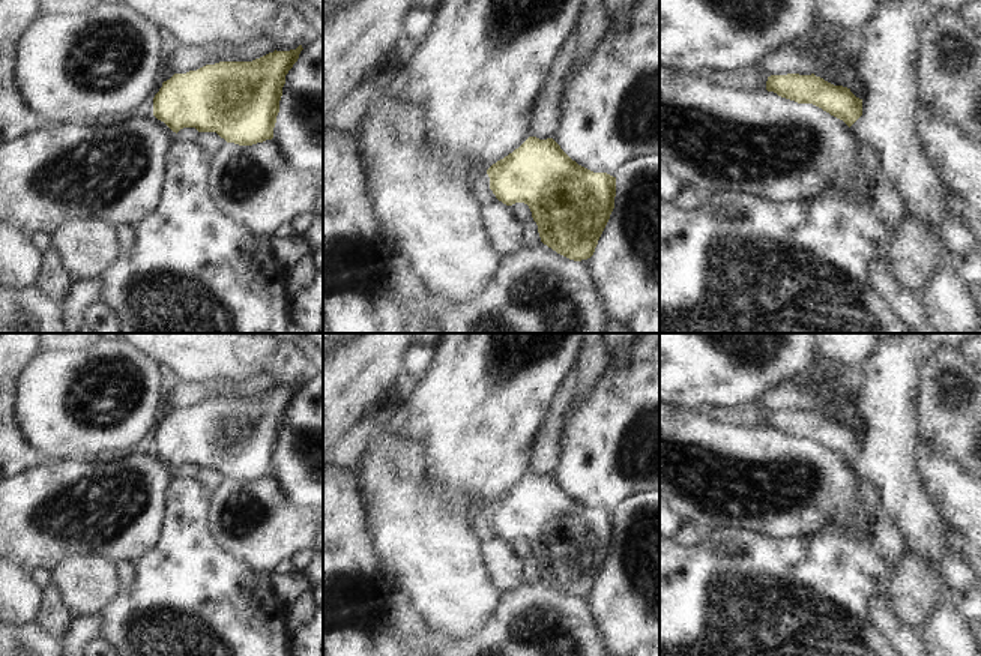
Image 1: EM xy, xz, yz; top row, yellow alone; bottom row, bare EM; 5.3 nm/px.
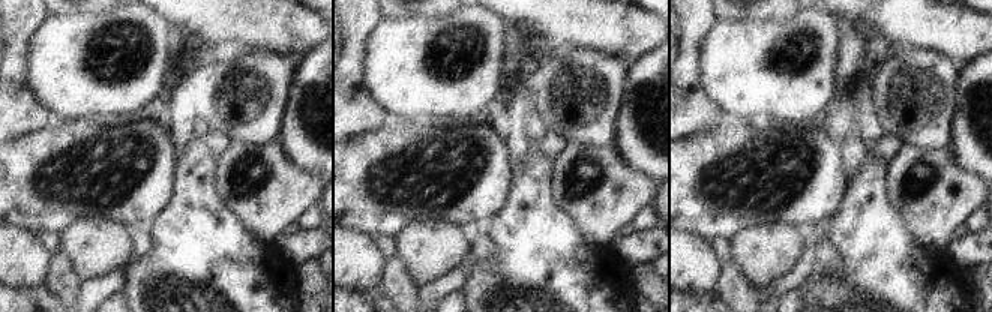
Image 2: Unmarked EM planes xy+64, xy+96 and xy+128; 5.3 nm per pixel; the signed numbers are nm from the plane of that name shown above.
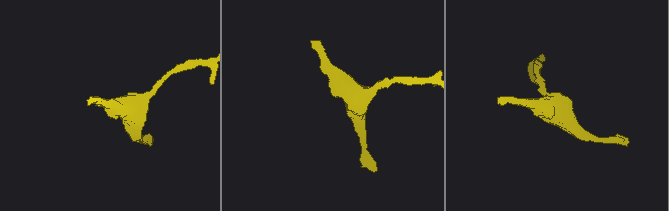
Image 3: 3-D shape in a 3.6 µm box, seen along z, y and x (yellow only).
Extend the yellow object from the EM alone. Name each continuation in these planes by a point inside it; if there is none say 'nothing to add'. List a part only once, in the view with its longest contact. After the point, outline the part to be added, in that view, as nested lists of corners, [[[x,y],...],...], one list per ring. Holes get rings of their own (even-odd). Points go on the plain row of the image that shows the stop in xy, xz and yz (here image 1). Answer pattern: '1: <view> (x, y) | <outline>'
1: yz (890, 541) | [[[862,452],[850,462],[850,465],[856,473],[858,485],[865,494],[870,510],[876,516],[874,534],[882,560],[894,569],[904,557],[904,537],[897,522],[885,510],[880,489],[867,479]]]

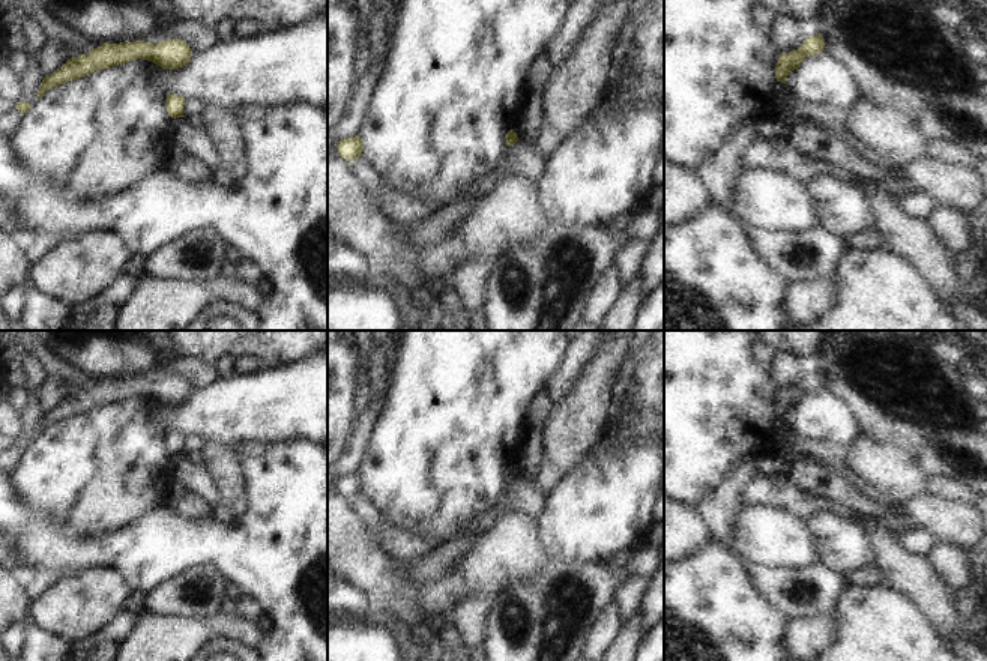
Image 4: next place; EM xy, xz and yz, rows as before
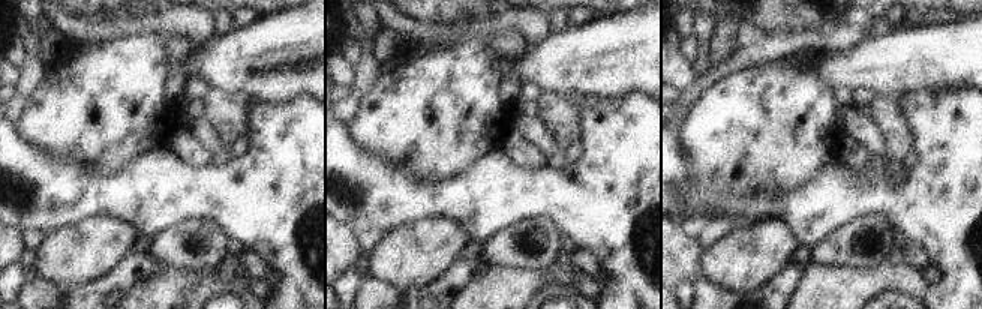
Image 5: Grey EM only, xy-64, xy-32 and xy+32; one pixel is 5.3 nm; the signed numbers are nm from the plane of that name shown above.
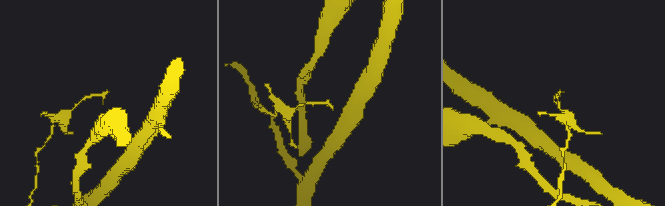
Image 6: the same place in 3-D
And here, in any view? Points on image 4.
nothing to add

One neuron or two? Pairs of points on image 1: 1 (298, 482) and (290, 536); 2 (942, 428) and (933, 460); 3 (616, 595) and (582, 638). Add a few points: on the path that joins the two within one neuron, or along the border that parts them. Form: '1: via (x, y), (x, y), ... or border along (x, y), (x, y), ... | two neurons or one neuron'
1: border along (272, 475), (293, 500), (307, 508) | two neurons
2: border along (920, 433), (965, 466) | two neurons
3: border along (589, 602), (606, 640) | two neurons

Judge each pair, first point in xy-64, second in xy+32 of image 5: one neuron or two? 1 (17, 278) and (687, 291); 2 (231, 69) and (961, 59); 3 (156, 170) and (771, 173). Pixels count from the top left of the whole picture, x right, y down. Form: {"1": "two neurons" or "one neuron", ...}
{"1": "one neuron", "2": "one neuron", "3": "two neurons"}

